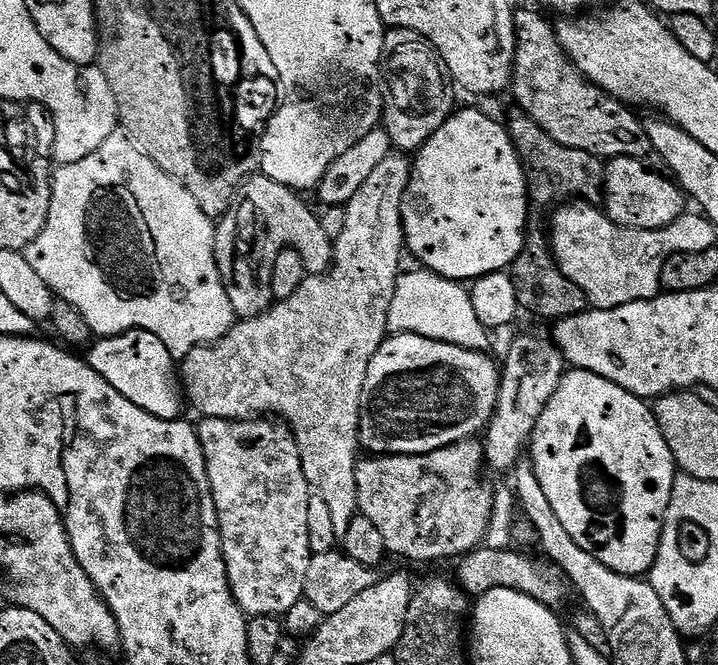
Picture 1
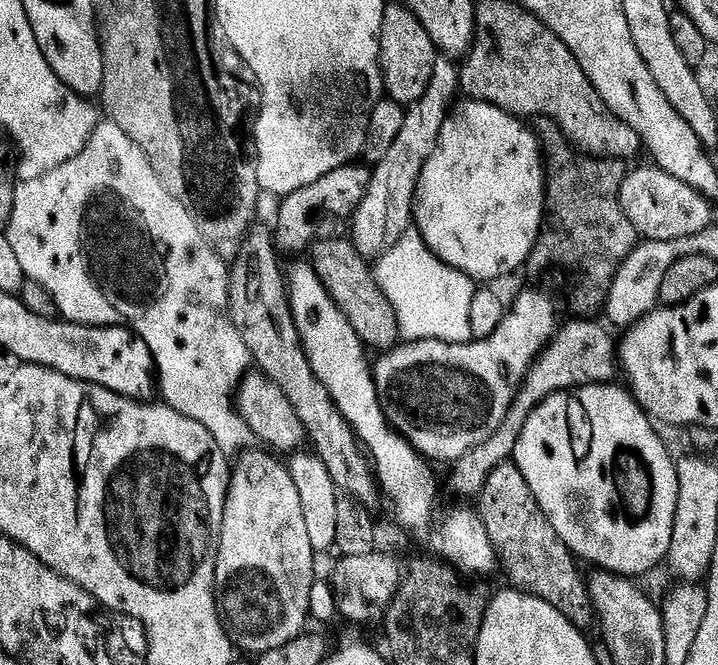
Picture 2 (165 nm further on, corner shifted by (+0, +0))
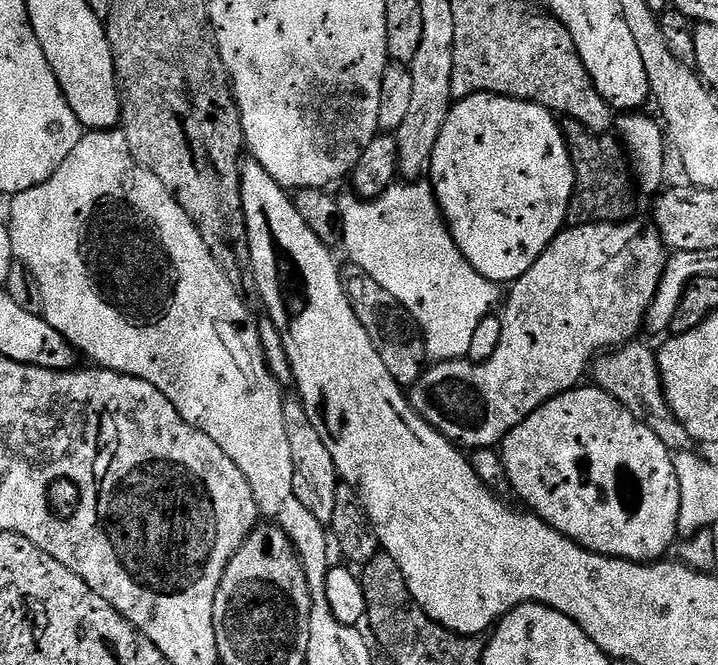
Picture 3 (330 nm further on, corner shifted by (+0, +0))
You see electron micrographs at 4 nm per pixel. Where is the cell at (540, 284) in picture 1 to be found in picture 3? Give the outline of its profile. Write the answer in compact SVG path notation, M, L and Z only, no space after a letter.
M563 117L560 125L564 140L567 143L568 152L571 154L571 162L575 168L576 176L575 194L572 196L569 208L569 219L576 224L619 223L621 220L627 219L633 213L631 210L632 188L634 192L634 186L626 156L619 141L613 137L602 137L589 131L588 128L578 123L576 119Z

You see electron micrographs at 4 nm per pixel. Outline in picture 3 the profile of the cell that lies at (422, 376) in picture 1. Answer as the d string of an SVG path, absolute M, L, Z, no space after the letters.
M627 218L619 223L576 224L560 231L550 242L550 246L540 255L538 262L534 262L534 266L530 266L530 270L526 270L526 274L522 274L522 278L518 278L511 285L512 293L508 296L508 305L505 306L504 312L502 311L500 321L502 338L492 357L489 360L483 360L481 364L474 364L467 358L461 358L459 360L441 360L425 367L424 373L410 388L410 403L413 410L427 424L434 426L434 430L441 432L447 440L452 441L461 449L492 448L499 445L508 433L514 431L529 414L541 408L545 402L553 400L555 396L561 396L564 392L571 392L573 388L577 387L583 381L580 380L583 376L585 379L595 357L609 350L615 350L621 344L635 341L639 337L636 335L639 334L640 328L642 332L645 327L650 306L656 301L656 291L664 277L664 267L668 264L670 252L665 248L664 240L660 236L660 231L656 229L655 223L649 222L647 219L645 219L646 221L634 219Z

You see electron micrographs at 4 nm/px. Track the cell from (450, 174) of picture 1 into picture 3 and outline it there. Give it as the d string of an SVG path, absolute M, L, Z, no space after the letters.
M475 92L473 96L467 96L464 100L456 100L448 109L448 117L442 126L442 134L438 134L438 142L432 151L431 172L432 191L436 194L436 201L440 204L440 210L444 213L444 221L448 223L448 229L458 250L462 250L466 262L470 262L470 266L474 266L474 270L478 270L478 274L482 274L482 278L492 281L497 286L503 286L503 284L508 286L518 278L522 278L522 274L526 274L526 270L530 270L530 266L534 266L534 262L538 262L540 255L550 246L550 242L562 231L569 219L569 208L572 196L575 194L576 184L571 154L568 152L557 117L542 105L532 104L529 100L496 96L493 92Z

